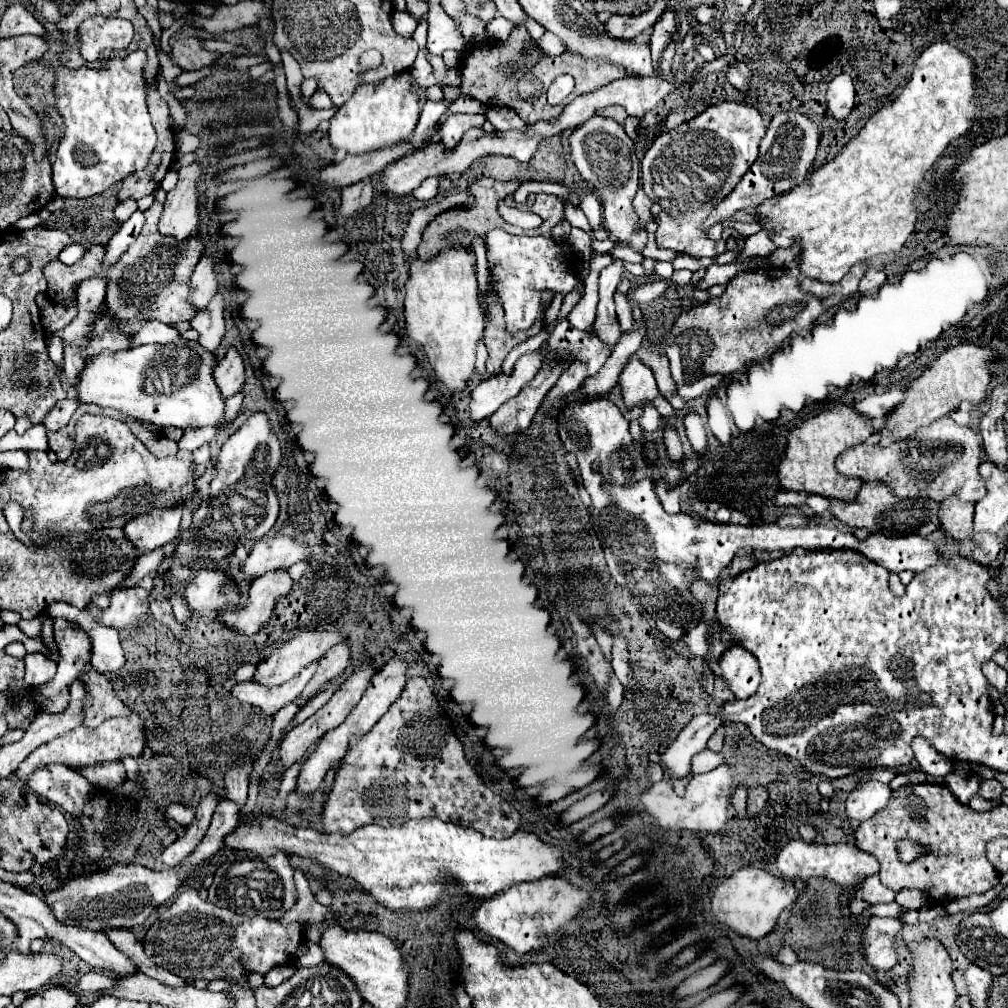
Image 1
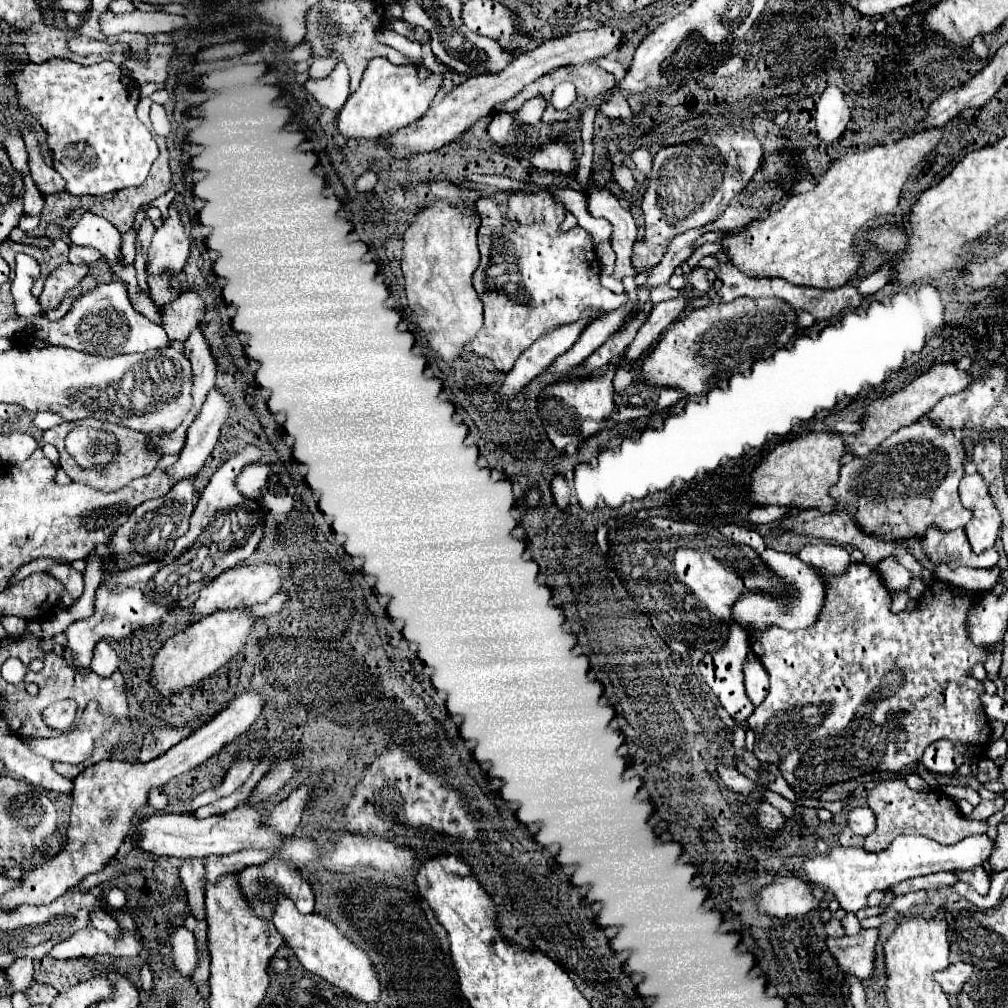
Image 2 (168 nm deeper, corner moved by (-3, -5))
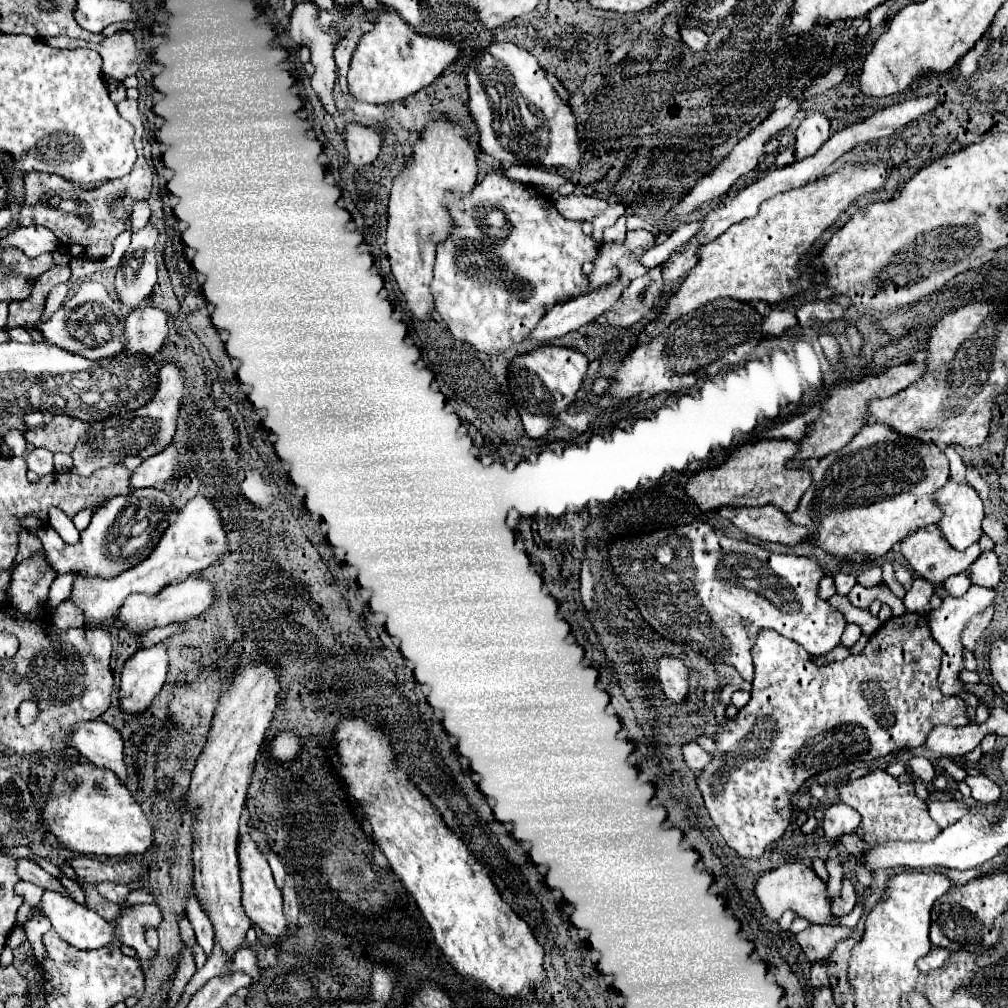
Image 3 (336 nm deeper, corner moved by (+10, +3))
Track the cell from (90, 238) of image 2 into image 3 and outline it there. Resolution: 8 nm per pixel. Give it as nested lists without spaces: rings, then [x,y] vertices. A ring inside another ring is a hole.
[[[43,226],[15,228],[13,232],[9,232],[3,238],[1,244],[3,246],[17,246],[25,254],[29,254],[29,258],[56,251],[58,248],[56,236]]]

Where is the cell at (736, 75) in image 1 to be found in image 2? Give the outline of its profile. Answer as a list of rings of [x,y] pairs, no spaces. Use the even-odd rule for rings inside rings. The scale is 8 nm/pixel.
[[[730,56],[716,68],[716,75],[726,77],[742,71],[744,71],[744,61],[738,56]]]

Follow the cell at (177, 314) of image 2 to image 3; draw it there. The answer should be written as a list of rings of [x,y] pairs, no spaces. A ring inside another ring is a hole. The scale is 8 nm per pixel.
[[[153,306],[135,308],[129,312],[125,322],[125,350],[155,354],[169,336],[169,318],[169,312]]]

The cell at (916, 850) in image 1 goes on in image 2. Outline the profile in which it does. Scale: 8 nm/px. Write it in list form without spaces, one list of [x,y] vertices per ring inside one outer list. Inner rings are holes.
[[[986,834],[968,836],[954,846],[942,846],[926,836],[898,836],[890,844],[890,848],[882,852],[838,846],[826,856],[808,858],[802,864],[802,878],[824,890],[830,890],[840,902],[840,908],[844,908],[846,912],[858,912],[860,908],[866,906],[868,894],[874,890],[888,890],[888,886],[896,882],[916,878],[916,876],[936,874],[942,870],[944,872],[970,870],[988,862],[992,852],[994,852],[994,840],[990,840]]]

